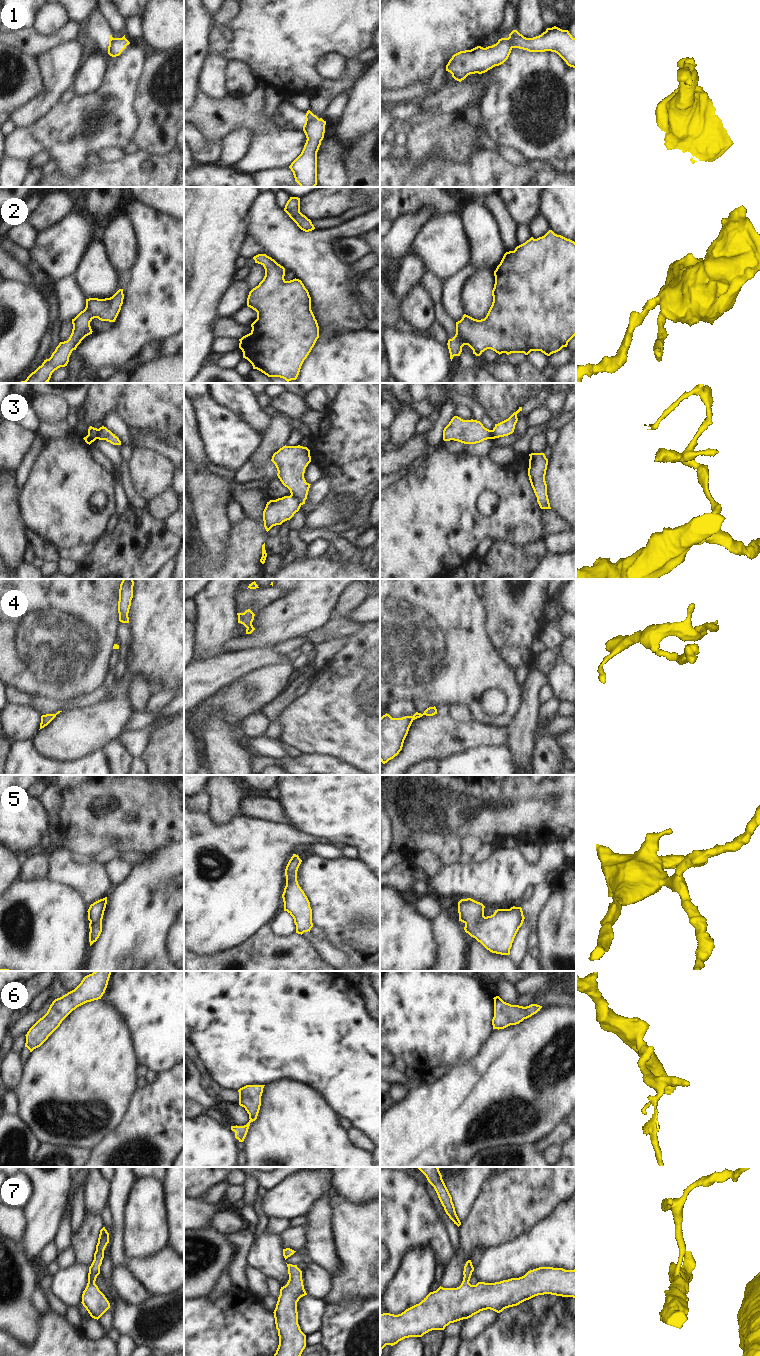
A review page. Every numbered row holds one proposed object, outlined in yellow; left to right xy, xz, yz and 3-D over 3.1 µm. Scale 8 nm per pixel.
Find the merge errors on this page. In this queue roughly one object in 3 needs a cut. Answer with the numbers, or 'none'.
3

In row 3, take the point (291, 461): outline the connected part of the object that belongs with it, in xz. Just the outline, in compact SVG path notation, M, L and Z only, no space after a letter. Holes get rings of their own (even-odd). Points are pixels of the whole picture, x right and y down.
M283 446L272 456L277 476L301 505L305 504L309 483L304 478L305 469L311 462L310 450L303 446Z

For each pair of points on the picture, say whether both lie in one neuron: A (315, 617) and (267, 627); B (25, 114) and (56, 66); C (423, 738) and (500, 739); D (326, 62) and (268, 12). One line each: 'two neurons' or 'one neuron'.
A: one neuron
B: one neuron
C: one neuron
D: two neurons

